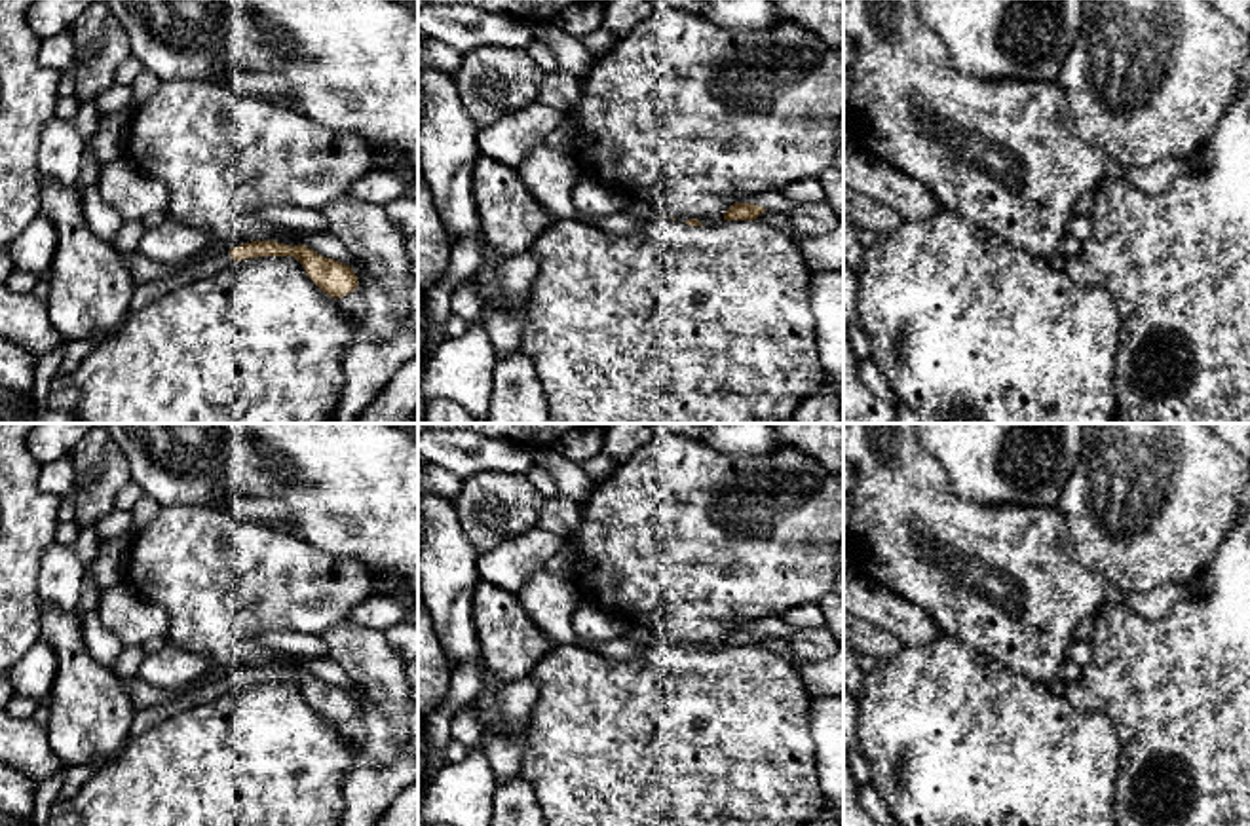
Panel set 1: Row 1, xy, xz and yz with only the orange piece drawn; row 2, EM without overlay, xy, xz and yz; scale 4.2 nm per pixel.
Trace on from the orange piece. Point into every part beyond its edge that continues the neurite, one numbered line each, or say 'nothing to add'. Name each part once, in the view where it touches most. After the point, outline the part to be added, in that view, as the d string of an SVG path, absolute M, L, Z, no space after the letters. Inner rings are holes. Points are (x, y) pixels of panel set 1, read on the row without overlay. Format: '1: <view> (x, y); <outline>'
1: xy (143, 720); M224 676L201 687L196 687L184 695L179 695L173 701L167 701L156 706L146 706L142 710L135 710L129 741L135 741L137 737L152 729L154 725L167 720L169 716L188 710L192 706L198 706L201 703L207 703L211 699L222 697L230 693L232 689L234 689L232 680Z

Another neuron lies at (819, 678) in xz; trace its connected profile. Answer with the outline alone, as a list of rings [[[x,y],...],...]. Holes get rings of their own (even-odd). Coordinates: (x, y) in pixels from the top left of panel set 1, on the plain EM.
[[[764,636],[756,646],[785,657],[796,668],[811,697],[843,695],[843,648],[828,661],[802,663],[792,659],[788,644],[783,638]]]

